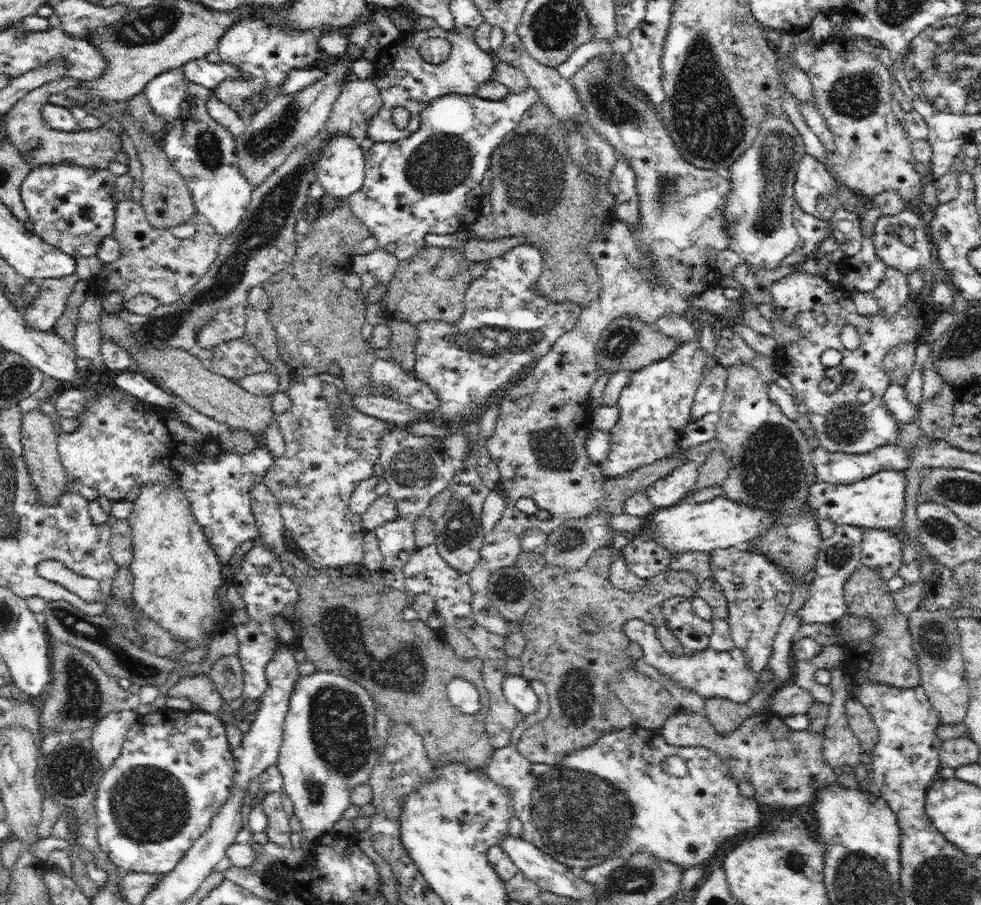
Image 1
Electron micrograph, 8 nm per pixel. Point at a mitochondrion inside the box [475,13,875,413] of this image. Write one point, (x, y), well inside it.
(706, 118)

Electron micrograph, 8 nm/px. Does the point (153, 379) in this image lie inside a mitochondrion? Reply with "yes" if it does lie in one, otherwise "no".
no

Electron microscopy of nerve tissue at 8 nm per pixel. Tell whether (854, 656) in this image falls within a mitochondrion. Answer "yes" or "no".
no

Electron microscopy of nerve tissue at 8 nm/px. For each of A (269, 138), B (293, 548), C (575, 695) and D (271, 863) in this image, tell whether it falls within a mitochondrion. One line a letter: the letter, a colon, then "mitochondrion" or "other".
A: mitochondrion
B: other
C: mitochondrion
D: other

